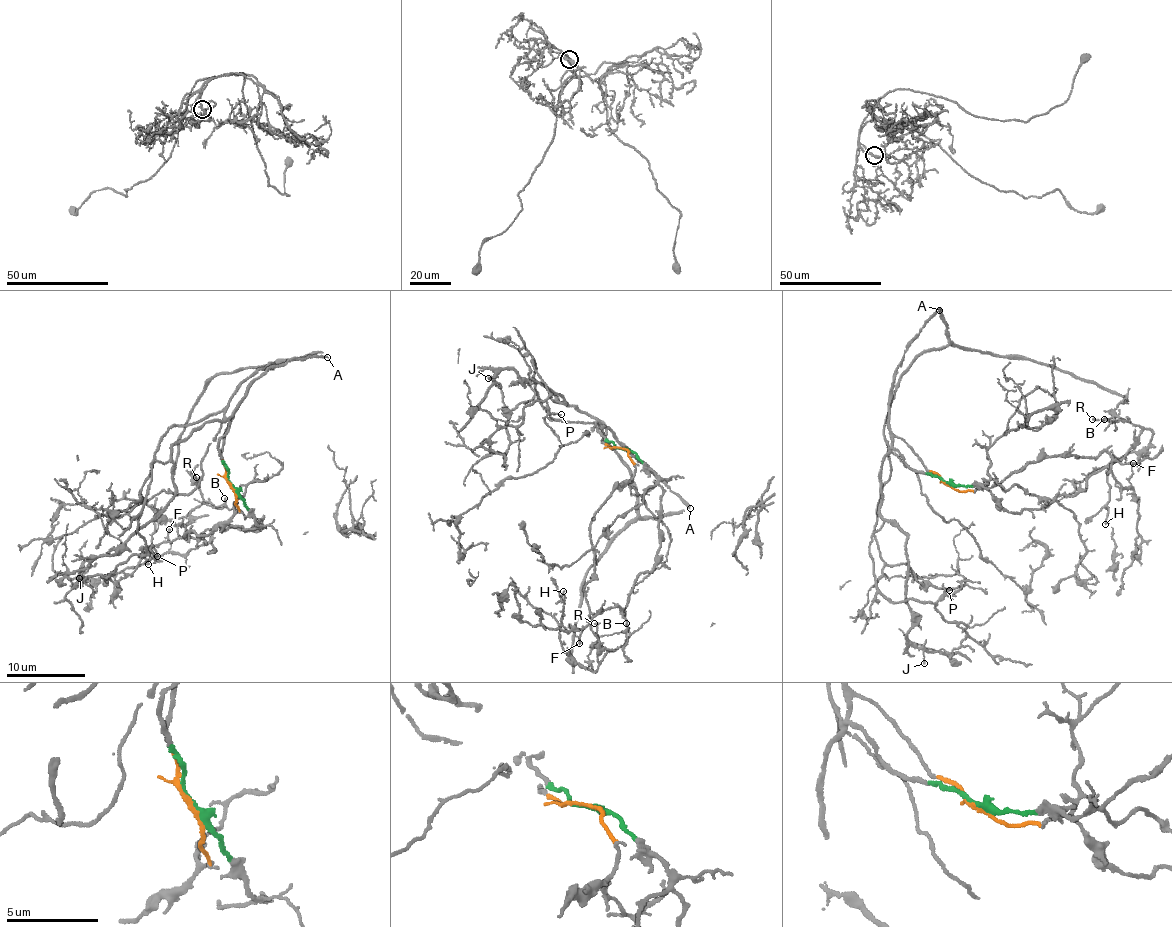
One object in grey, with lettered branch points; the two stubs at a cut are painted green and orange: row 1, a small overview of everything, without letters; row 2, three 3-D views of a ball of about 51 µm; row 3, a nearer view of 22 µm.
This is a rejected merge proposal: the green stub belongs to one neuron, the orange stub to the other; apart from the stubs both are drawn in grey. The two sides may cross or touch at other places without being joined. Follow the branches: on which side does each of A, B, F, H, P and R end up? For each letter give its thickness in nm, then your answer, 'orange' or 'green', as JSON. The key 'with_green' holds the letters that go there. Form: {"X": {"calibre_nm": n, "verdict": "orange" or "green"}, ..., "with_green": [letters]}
{"A": {"calibre_nm": 180, "verdict": "orange"}, "B": {"calibre_nm": 150, "verdict": "orange"}, "F": {"calibre_nm": 160, "verdict": "green"}, "H": {"calibre_nm": 170, "verdict": "orange"}, "P": {"calibre_nm": 120, "verdict": "green"}, "R": {"calibre_nm": 180, "verdict": "orange"}, "with_green": ["F", "P"]}

